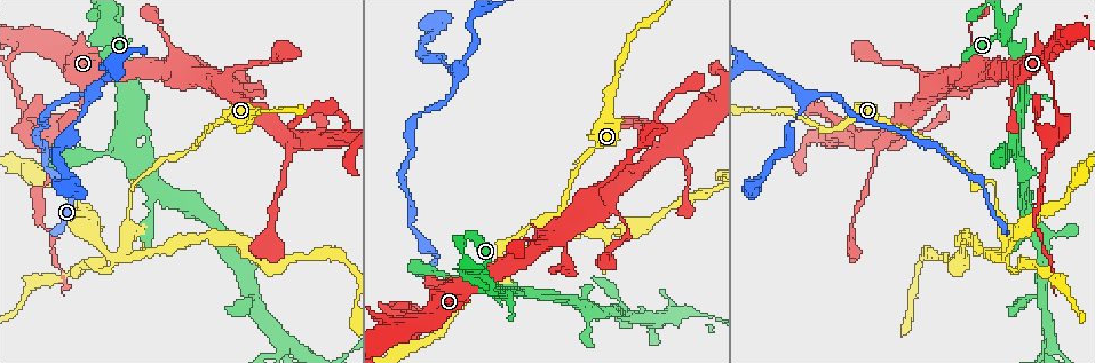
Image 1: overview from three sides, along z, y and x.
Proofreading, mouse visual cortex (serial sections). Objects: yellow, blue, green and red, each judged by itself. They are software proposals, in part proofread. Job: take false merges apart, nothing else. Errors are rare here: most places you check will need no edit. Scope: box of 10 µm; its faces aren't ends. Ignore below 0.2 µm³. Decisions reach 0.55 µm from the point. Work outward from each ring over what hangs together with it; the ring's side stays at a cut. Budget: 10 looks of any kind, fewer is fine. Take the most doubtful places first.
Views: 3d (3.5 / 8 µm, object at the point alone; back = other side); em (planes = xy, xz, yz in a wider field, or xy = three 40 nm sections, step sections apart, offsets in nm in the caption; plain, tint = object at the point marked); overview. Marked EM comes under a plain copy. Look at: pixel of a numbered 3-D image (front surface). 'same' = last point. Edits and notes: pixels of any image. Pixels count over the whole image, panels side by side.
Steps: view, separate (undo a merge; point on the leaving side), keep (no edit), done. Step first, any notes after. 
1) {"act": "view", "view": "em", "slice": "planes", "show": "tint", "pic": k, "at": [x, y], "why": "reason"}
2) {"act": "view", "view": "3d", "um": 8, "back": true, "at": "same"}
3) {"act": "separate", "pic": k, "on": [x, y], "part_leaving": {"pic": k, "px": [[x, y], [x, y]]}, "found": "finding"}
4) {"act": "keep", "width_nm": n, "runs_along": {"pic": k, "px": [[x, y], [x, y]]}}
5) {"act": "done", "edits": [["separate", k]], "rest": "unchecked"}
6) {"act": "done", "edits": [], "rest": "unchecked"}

{"act": "view", "view": "em", "slice": "planes", "show": "tint", "pic": 1, "at": [994, 196], "why": "thin neck"}

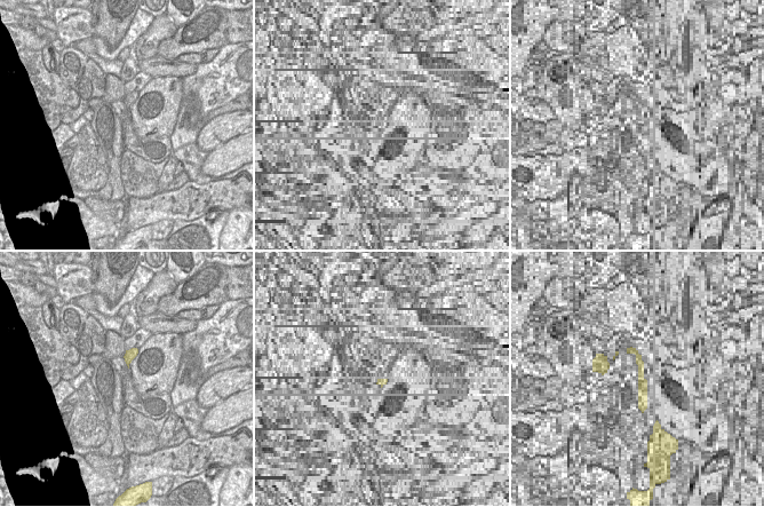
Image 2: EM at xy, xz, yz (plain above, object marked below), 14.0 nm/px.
{"act": "view", "view": "3d", "um": 3.5, "at": "same", "why": "see where the arms go"}

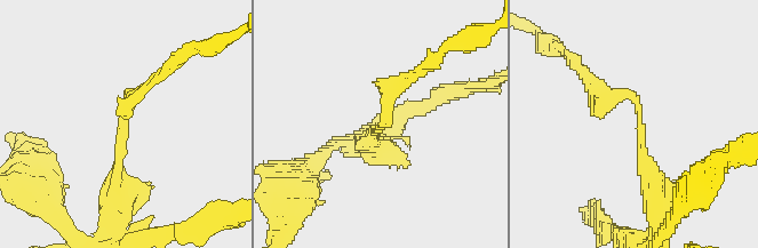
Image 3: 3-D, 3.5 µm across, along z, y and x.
{"act": "keep", "runs_along": {"pic": 3, "px": [[597, 82], [638, 104], [655, 196]]}, "found": "all the same cell"}

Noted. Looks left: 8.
{"act": "view", "view": "3d", "um": 8, "pic": 1, "at": [1009, 267], "why": "abrupt turn"}

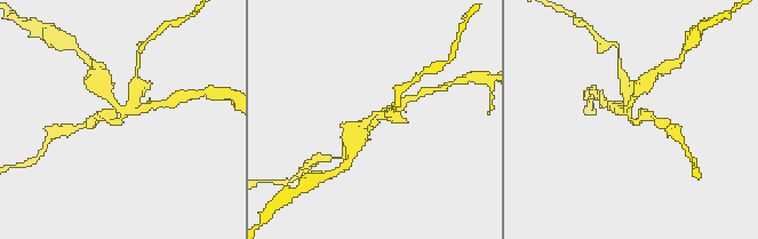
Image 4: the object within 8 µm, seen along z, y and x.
{"act": "view", "view": "3d", "um": 3.5, "back": true, "at": "same", "why": "closer look"}

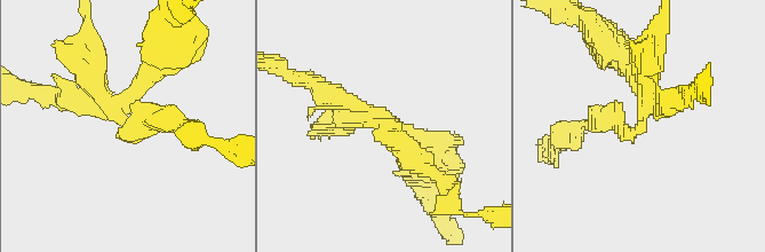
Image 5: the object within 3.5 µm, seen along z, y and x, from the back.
{"act": "view", "view": "em", "slice": "xy", "step": 1, "show": "tint", "pic": 5, "at": [638, 129]}

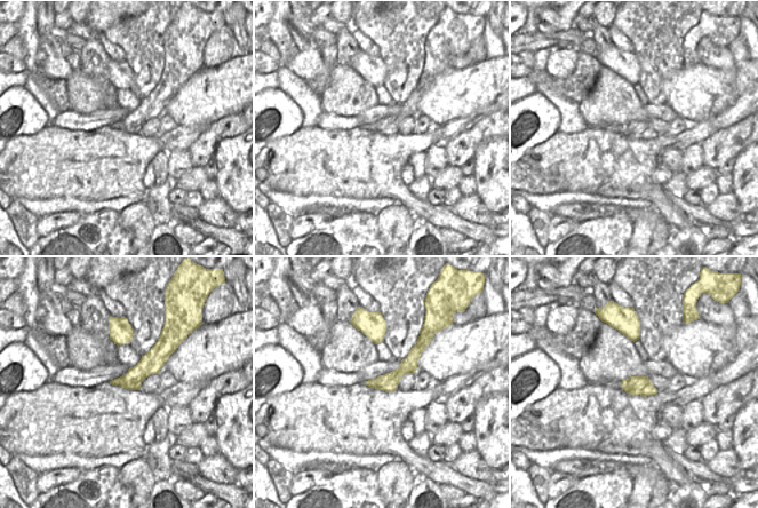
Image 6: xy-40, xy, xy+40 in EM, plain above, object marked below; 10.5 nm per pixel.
{"act": "separate", "pic": 5, "on": [42, 92], "arm_widths_nm": [200, 250, 300], "part_leaving": {"pic": 5, "px": [[122, 107], [175, 49], [175, 32]]}, "found": "a second cell is stuck on"}

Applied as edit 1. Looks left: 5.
{"act": "view", "view": "overview", "why": "redraw"}

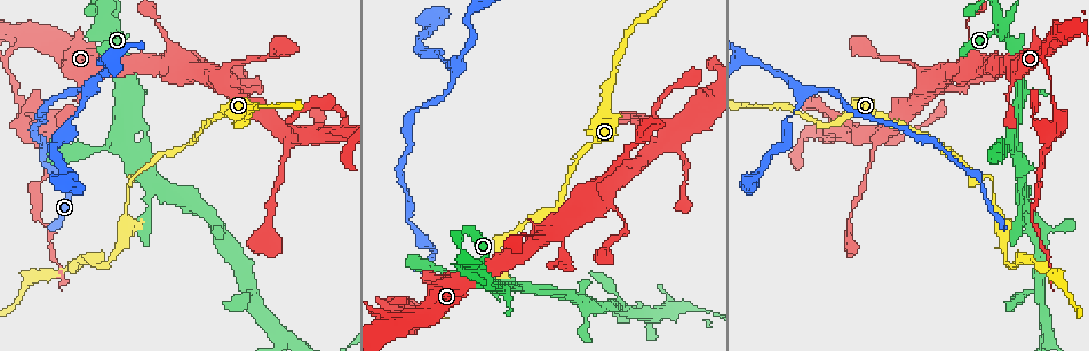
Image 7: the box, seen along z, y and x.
{"act": "view", "view": "3d", "um": 3.5, "pic": 7, "at": [1047, 333], "why": "thin arm on a thick one"}

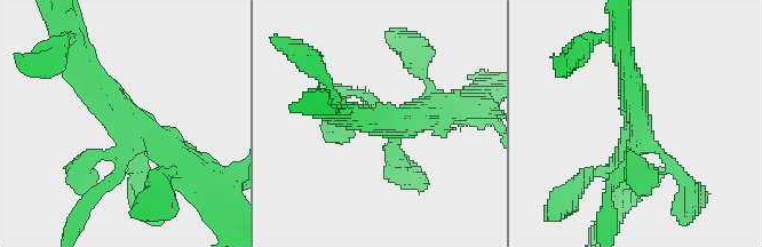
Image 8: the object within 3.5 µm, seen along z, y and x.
{"act": "view", "view": "em", "slice": "planes", "show": "tint", "pic": 8, "at": [390, 121], "why": "shape alone is not enough"}

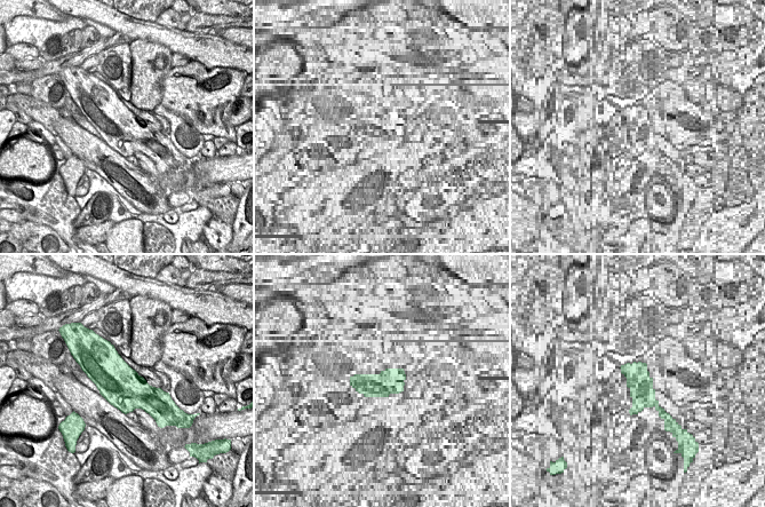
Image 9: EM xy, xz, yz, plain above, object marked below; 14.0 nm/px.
{"act": "view", "view": "em", "slice": "xy", "step": 5, "show": "tint", "at": "same"}

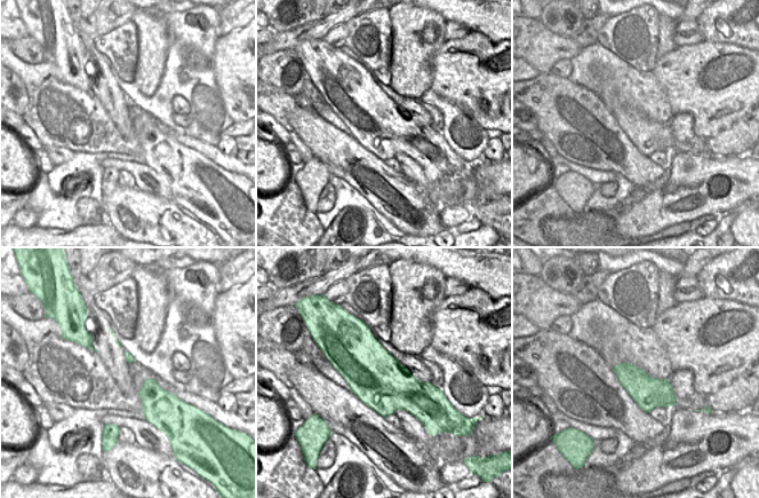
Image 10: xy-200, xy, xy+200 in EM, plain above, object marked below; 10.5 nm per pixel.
{"act": "keep", "runs_along": {"pic": 8, "px": [[84, 62], [193, 170]]}, "found": "all the same cell"}

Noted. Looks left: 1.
{"act": "done", "edits": [["separate", 5]], "rest": "unchecked"}

